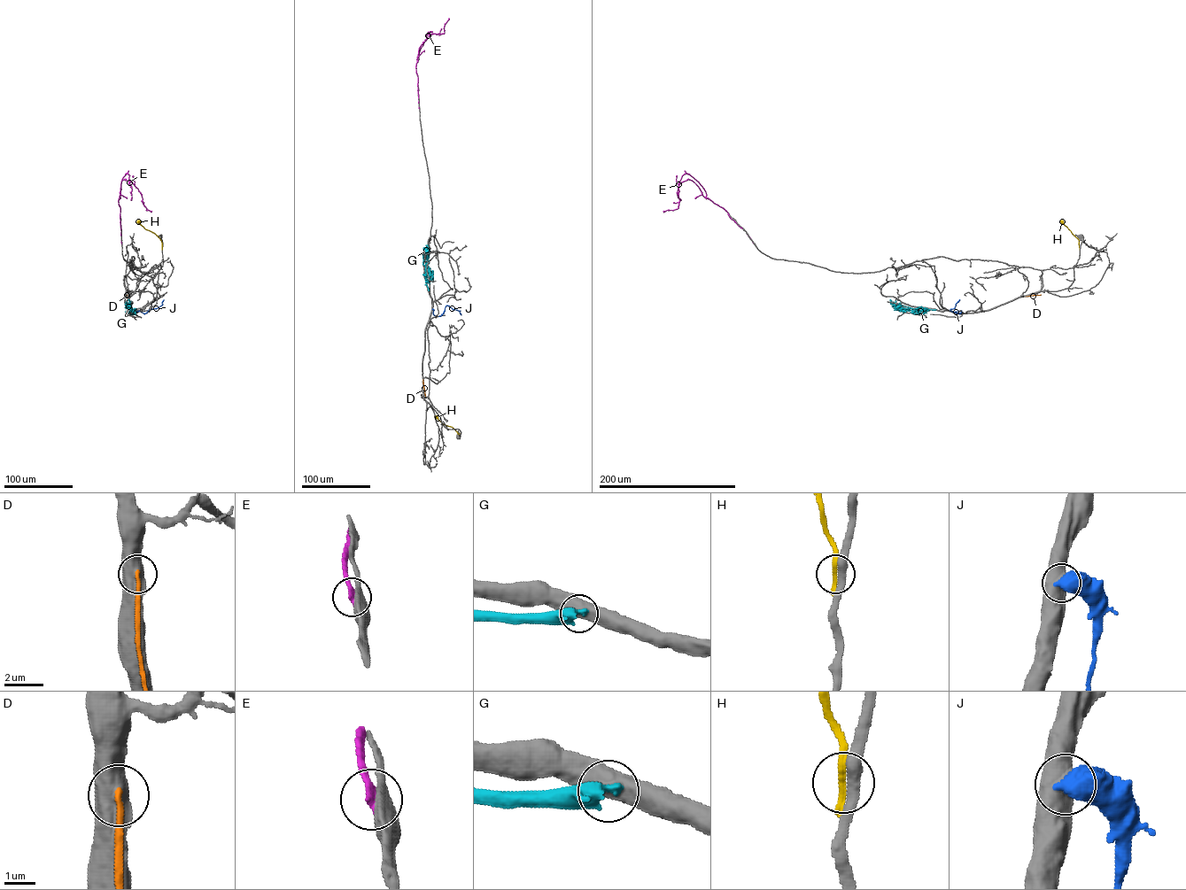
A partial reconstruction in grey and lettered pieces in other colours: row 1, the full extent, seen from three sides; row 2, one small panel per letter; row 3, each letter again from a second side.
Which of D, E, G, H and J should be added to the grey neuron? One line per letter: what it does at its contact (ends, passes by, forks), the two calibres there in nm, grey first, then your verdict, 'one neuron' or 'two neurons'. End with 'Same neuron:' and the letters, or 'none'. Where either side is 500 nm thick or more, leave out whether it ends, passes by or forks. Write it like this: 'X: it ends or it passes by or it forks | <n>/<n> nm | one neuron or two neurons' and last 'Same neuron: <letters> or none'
D: 750/200 nm | two neurons
E: 550/320 nm | two neurons
G: 550/600 nm | two neurons
H: it ends | 360/340 nm | two neurons
J: 600/750 nm | two neurons
Same neuron: none

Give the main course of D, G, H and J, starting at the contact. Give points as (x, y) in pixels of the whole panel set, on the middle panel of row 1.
D: (422, 379), (425, 396)
G: (428, 290), (425, 279), (426, 254), (422, 254), (423, 266)
H: (460, 435), (435, 416)
J: (432, 309), (434, 314), (440, 316), (449, 305), (460, 311), (461, 314)

